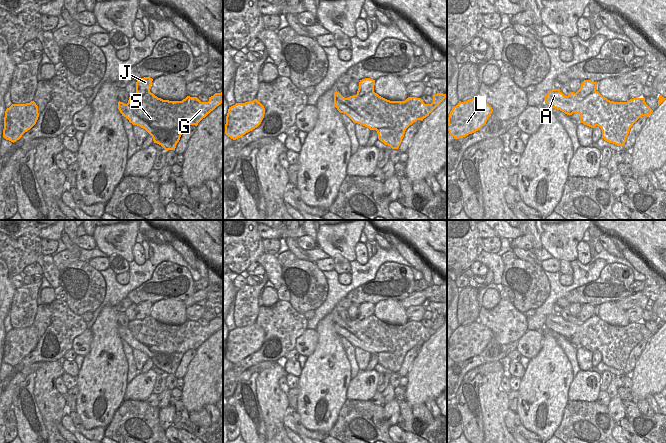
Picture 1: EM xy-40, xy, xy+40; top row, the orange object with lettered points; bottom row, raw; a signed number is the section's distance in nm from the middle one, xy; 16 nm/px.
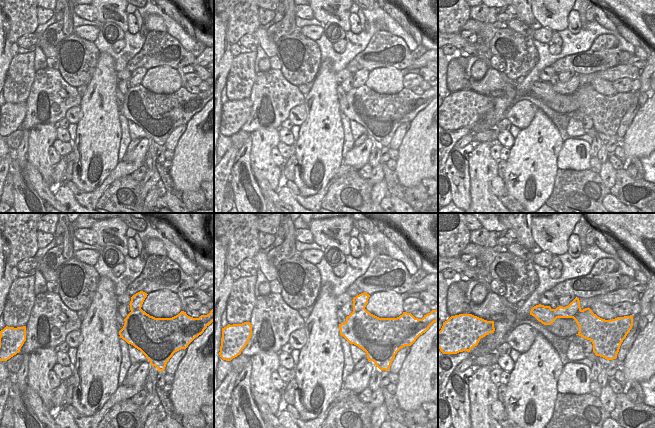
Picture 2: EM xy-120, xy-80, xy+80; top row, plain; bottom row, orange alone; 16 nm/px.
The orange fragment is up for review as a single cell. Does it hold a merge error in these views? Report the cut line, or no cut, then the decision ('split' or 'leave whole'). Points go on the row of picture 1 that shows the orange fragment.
xy (373, 90), (364, 94), (353, 104), (341, 102), (338, 110) | split

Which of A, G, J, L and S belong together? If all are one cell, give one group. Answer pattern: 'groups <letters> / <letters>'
groups A J L / G S

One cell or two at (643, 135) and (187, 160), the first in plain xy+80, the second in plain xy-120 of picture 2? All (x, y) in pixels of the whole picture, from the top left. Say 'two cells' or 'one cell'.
one cell

